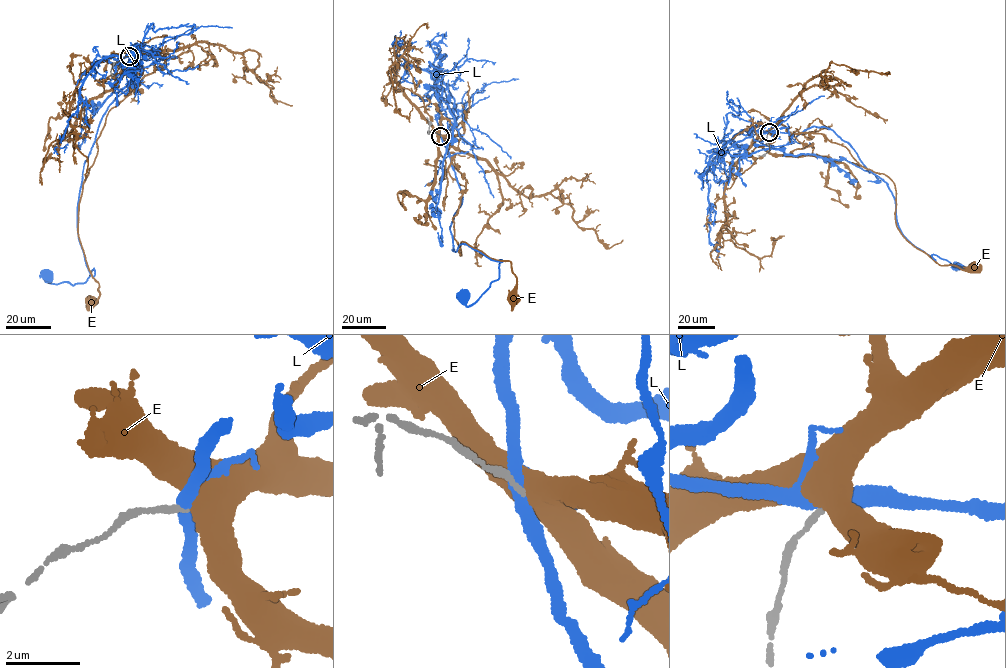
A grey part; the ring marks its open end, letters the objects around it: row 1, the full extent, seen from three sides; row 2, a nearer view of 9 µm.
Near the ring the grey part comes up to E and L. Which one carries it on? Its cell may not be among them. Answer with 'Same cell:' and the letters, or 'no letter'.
Same cell: no letter

